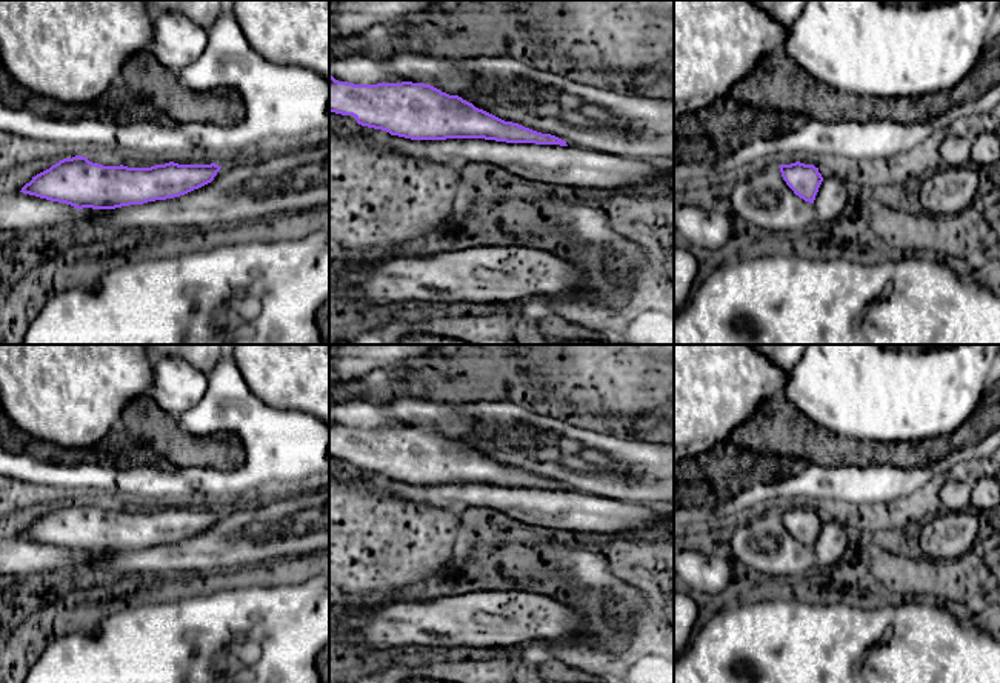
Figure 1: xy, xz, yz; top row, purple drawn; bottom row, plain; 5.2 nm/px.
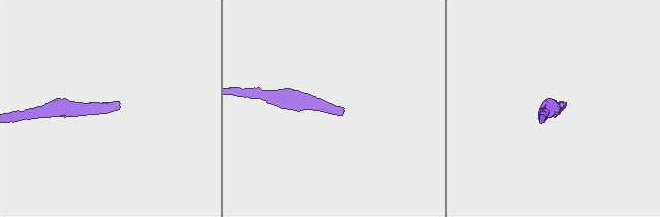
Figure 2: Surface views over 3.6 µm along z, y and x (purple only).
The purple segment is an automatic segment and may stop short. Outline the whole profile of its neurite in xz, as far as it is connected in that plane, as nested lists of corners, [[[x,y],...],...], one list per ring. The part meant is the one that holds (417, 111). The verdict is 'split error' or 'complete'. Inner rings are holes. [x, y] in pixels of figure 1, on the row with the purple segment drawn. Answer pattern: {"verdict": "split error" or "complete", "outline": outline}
{"verdict": "complete", "outline": [[[329,75],[329,112],[352,115],[358,125],[382,129],[411,140],[485,138],[506,143],[568,146],[565,140],[505,122],[458,95],[449,95],[425,83],[354,85]]]}

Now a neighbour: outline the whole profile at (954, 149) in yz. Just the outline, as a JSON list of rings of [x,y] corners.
[[[951,129],[945,132],[938,146],[942,166],[966,166],[971,163],[971,143],[963,129]]]

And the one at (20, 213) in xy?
[[[3,192],[0,194],[0,232],[29,234],[34,229],[51,232],[58,226],[77,229],[95,211],[98,209],[77,209],[23,192]]]

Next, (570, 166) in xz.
[[[335,114],[335,126],[366,138],[372,146],[415,158],[465,166],[494,165],[514,177],[542,185],[562,185],[611,194],[620,188],[674,178],[674,166],[643,158],[588,151],[574,146],[506,143],[485,138],[411,140],[386,131],[362,126],[352,115]]]

